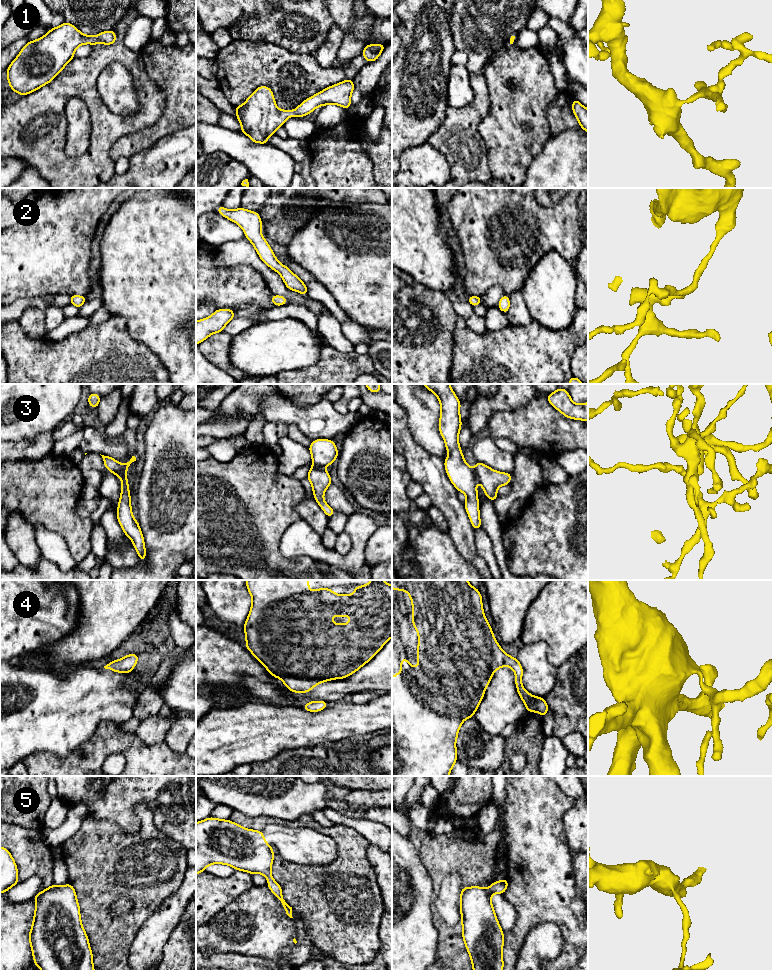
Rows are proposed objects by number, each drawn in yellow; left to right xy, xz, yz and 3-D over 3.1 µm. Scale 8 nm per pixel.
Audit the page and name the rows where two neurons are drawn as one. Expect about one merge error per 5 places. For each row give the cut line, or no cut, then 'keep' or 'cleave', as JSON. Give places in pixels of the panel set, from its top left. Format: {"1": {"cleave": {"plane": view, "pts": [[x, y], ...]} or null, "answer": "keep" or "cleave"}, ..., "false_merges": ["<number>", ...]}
{"1": {"cleave": null, "answer": "keep"}, "2": {"cleave": null, "answer": "keep"}, "3": {"cleave": {"plane": "xz", "pts": [[313, 464], [321, 468]]}, "answer": "cleave"}, "4": {"cleave": null, "answer": "keep"}, "5": {"cleave": null, "answer": "keep"}, "false_merges": ["3"]}

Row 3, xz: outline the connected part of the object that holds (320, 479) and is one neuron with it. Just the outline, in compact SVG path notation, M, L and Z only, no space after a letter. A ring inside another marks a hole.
M312 466L307 475L307 479L312 484L312 491L315 501L320 505L320 508L330 518L336 512L324 501L324 492L332 484L329 472L322 468Z

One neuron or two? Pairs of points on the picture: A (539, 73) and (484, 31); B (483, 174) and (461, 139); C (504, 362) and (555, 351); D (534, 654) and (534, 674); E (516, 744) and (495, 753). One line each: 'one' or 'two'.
A: two
B: one
C: one
D: one
E: two

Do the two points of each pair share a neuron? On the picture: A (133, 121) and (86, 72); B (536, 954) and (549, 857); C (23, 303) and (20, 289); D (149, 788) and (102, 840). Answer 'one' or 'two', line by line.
A: one
B: two
C: two
D: two

